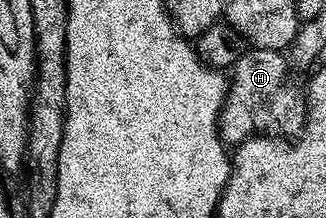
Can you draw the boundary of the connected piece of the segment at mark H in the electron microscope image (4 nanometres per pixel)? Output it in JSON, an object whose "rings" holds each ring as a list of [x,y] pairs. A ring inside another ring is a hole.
{"rings":[[[247,48],[230,71],[225,105],[218,118],[218,135],[227,147],[235,147],[250,138],[255,131],[261,134],[290,137],[305,126],[306,105],[301,88],[286,82],[290,70],[287,56],[280,51]]]}

